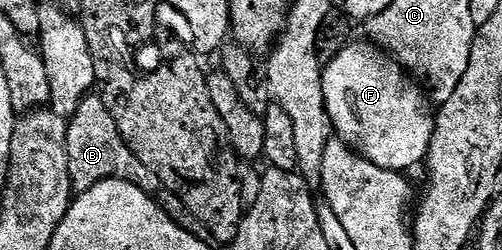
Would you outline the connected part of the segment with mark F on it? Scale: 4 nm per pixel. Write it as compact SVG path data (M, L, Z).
M352 43L345 47L345 51L341 51L341 55L326 62L323 69L323 94L334 136L369 159L369 163L382 169L391 169L394 173L403 173L414 165L422 166L426 162L435 130L432 102L419 82L412 79L407 70L378 45Z

